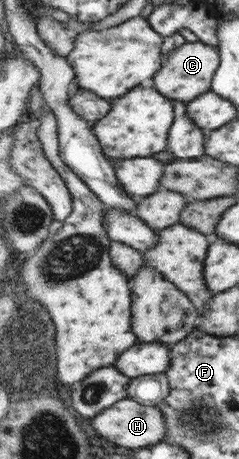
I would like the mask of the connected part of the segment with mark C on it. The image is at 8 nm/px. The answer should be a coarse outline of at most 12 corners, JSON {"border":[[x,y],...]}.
{"border":[[200,39],[171,51],[155,89],[173,103],[212,90],[222,57]]}

